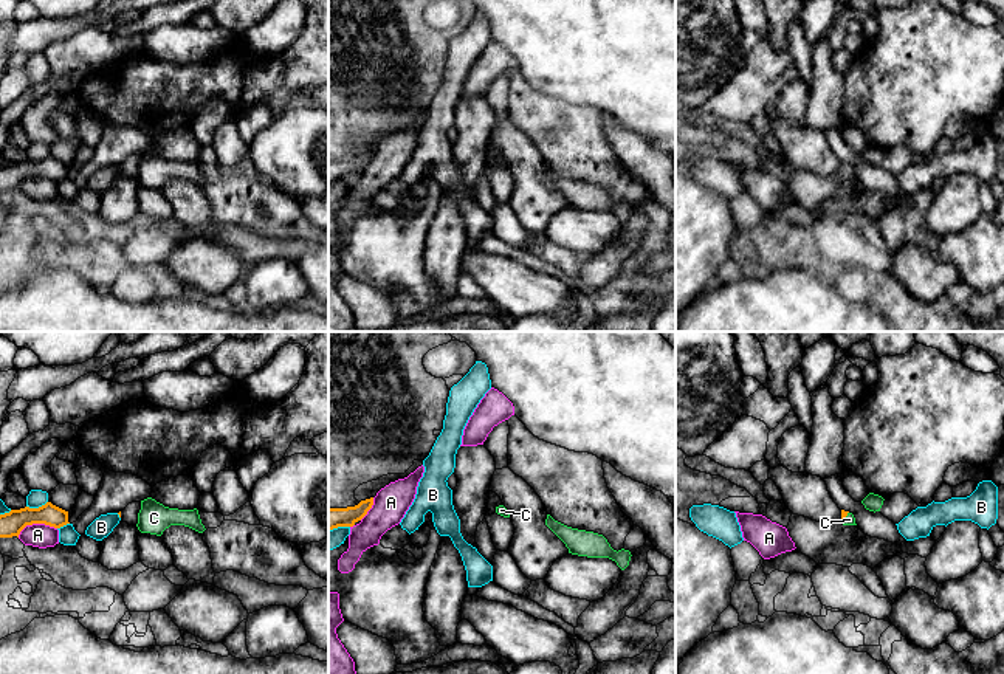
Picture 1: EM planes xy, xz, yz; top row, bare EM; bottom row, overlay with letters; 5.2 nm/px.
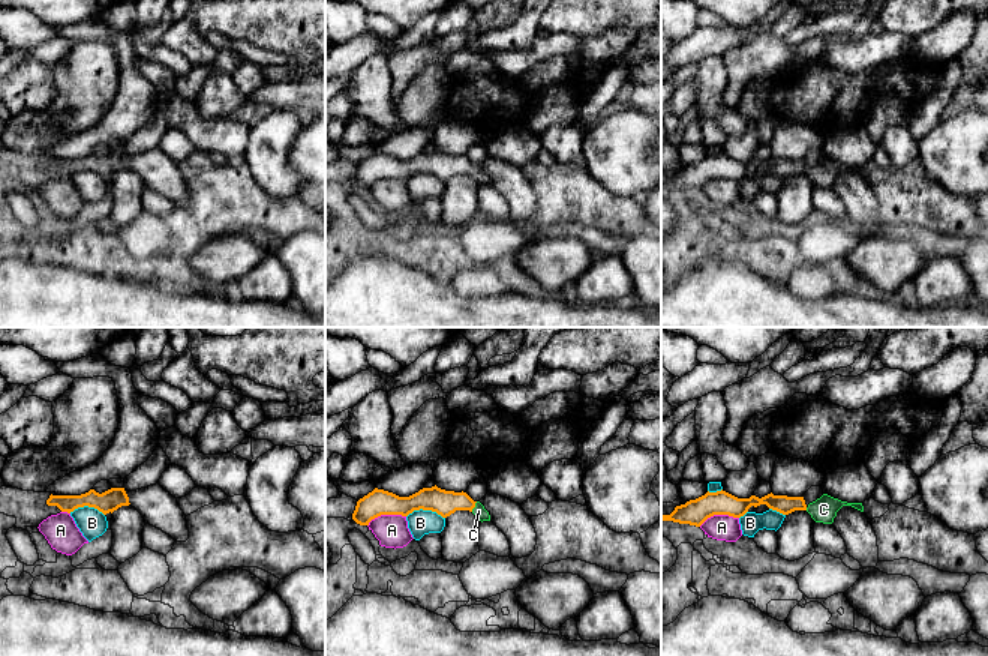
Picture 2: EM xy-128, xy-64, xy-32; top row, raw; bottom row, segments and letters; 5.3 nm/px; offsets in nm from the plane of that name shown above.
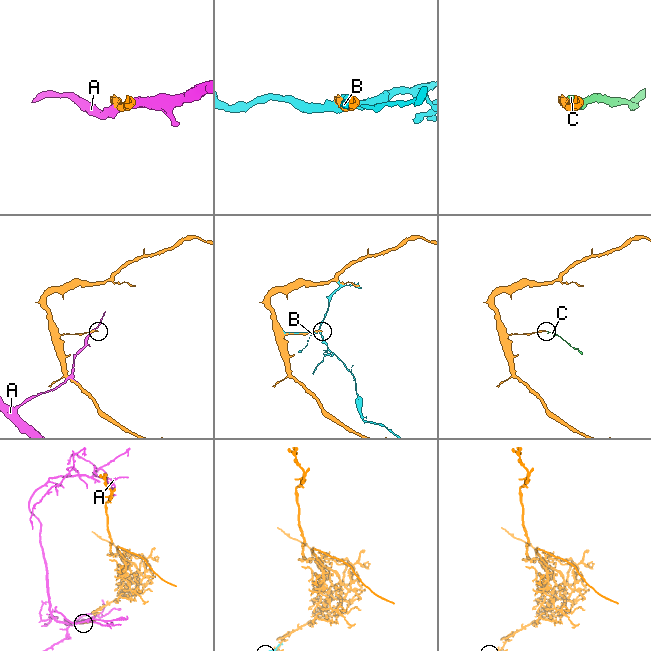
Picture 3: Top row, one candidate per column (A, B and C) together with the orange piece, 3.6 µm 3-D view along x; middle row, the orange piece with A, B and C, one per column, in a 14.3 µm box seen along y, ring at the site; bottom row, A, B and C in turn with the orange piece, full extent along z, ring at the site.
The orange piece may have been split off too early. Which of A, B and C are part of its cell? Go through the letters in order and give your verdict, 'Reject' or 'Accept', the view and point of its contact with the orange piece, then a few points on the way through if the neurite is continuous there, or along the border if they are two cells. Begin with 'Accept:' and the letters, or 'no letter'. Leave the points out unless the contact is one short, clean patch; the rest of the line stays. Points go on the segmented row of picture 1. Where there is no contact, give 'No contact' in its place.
Accept: C
A: Reject. Touches orange at xy (36, 522)
B: Reject. Touches orange at xy (36, 508)
C: Accept. Touches orange at yz (845, 516). Path across: yz (843, 513), (845, 516), (849, 519)

